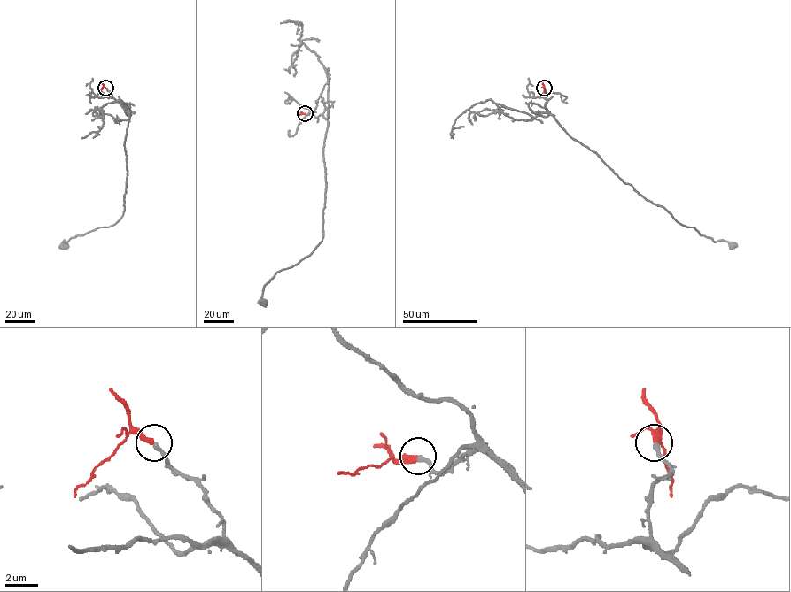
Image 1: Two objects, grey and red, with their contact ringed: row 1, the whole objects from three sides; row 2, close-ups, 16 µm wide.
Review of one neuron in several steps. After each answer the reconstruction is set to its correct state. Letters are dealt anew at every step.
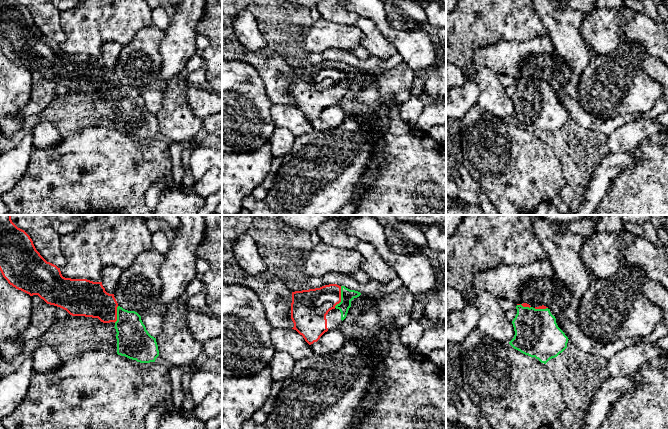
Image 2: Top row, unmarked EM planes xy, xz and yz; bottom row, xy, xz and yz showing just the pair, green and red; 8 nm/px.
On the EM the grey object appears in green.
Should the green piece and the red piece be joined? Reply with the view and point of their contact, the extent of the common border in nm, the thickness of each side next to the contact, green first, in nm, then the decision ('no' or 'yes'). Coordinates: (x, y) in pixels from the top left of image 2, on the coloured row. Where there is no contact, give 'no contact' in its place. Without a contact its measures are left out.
meets green in xz at (341, 297); contact 190 nm long; 110 nm thick on the green side, 260 nm on the other; yes

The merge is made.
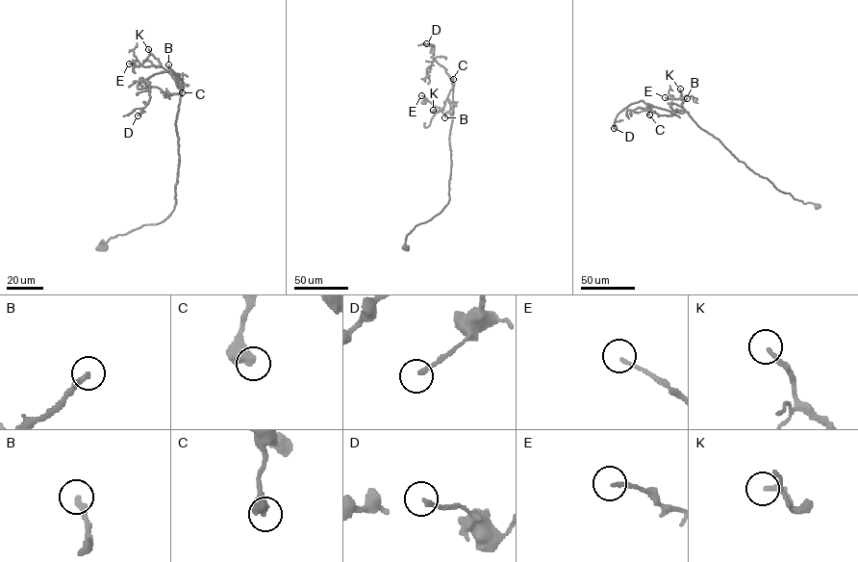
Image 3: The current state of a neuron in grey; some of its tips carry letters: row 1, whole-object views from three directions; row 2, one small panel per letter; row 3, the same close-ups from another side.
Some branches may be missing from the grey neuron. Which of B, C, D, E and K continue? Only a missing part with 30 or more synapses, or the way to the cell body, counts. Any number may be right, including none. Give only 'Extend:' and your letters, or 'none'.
Extend: B, K

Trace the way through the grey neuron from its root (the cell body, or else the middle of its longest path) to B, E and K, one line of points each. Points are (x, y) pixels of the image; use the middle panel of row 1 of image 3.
B: (406, 247), (406, 237), (414, 227), (431, 219), (448, 203), (452, 116), (446, 112), (444, 117)
E: (406, 247), (407, 236), (439, 214), (449, 199), (452, 116), (421, 95)
K: (406, 247), (407, 236), (416, 225), (439, 214), (449, 199), (449, 136), (452, 116), (448, 112), (433, 110)

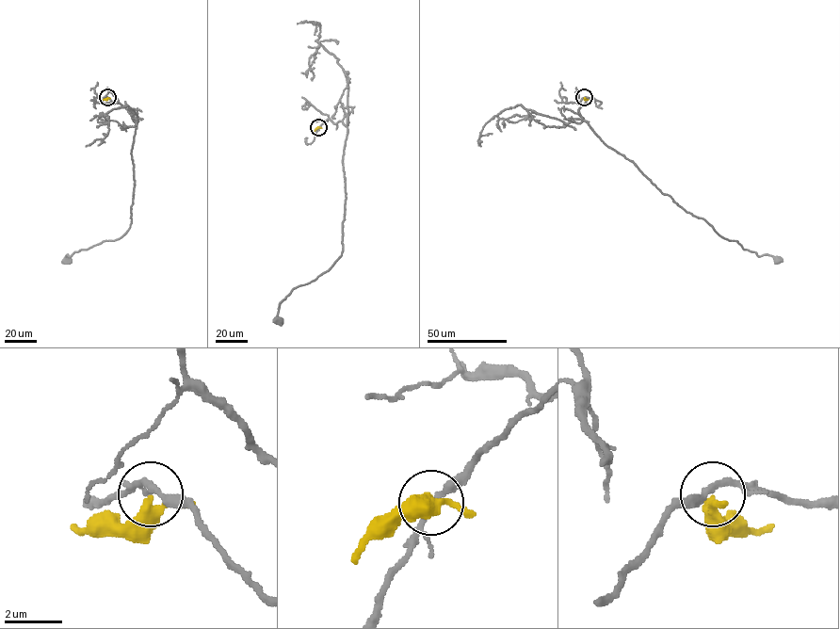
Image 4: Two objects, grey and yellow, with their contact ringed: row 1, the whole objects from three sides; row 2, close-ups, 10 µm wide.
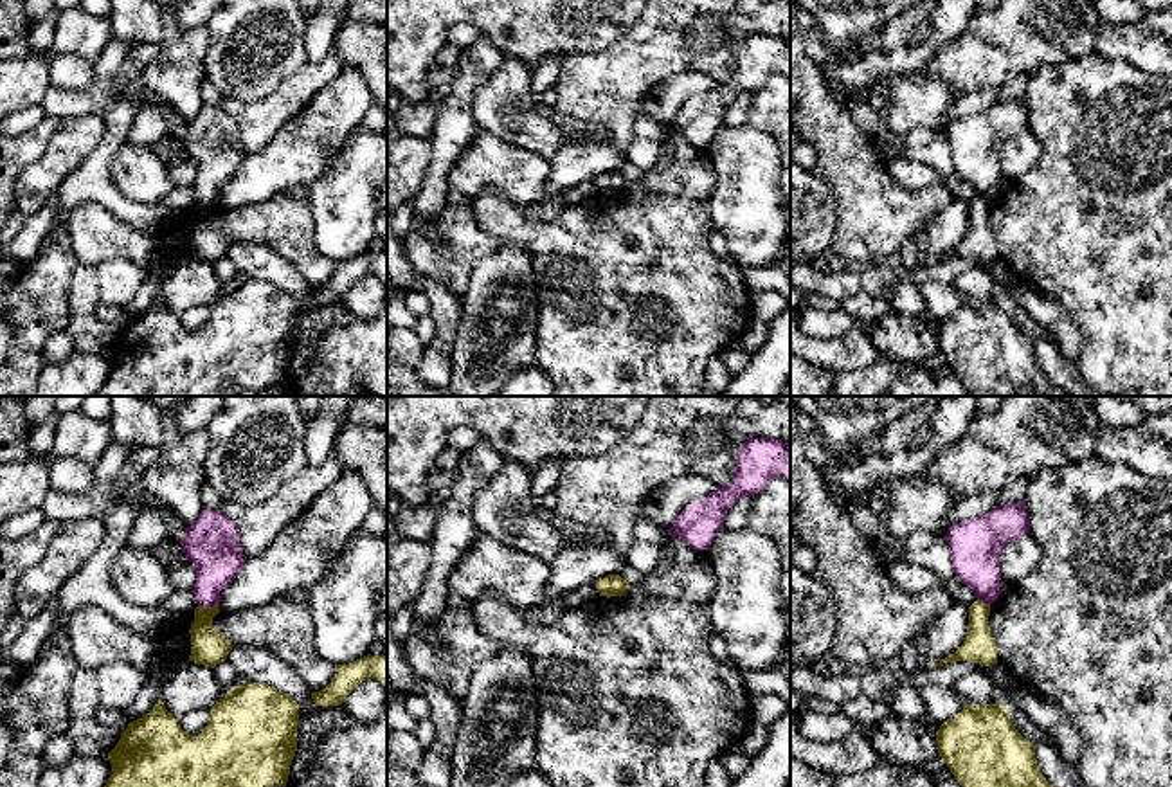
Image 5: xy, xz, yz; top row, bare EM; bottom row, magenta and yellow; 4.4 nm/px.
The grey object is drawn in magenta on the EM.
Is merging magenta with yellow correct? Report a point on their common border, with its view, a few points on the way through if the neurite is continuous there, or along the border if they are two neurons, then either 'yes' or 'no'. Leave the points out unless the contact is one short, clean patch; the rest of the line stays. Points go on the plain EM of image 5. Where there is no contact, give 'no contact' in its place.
xy (207, 202) | along xy (218, 200), (198, 204) | no

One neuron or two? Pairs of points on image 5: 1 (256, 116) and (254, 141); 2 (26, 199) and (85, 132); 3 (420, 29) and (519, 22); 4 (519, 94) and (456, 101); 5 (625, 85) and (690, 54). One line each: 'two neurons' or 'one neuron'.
1: one neuron
2: one neuron
3: one neuron
4: two neurons
5: one neuron

